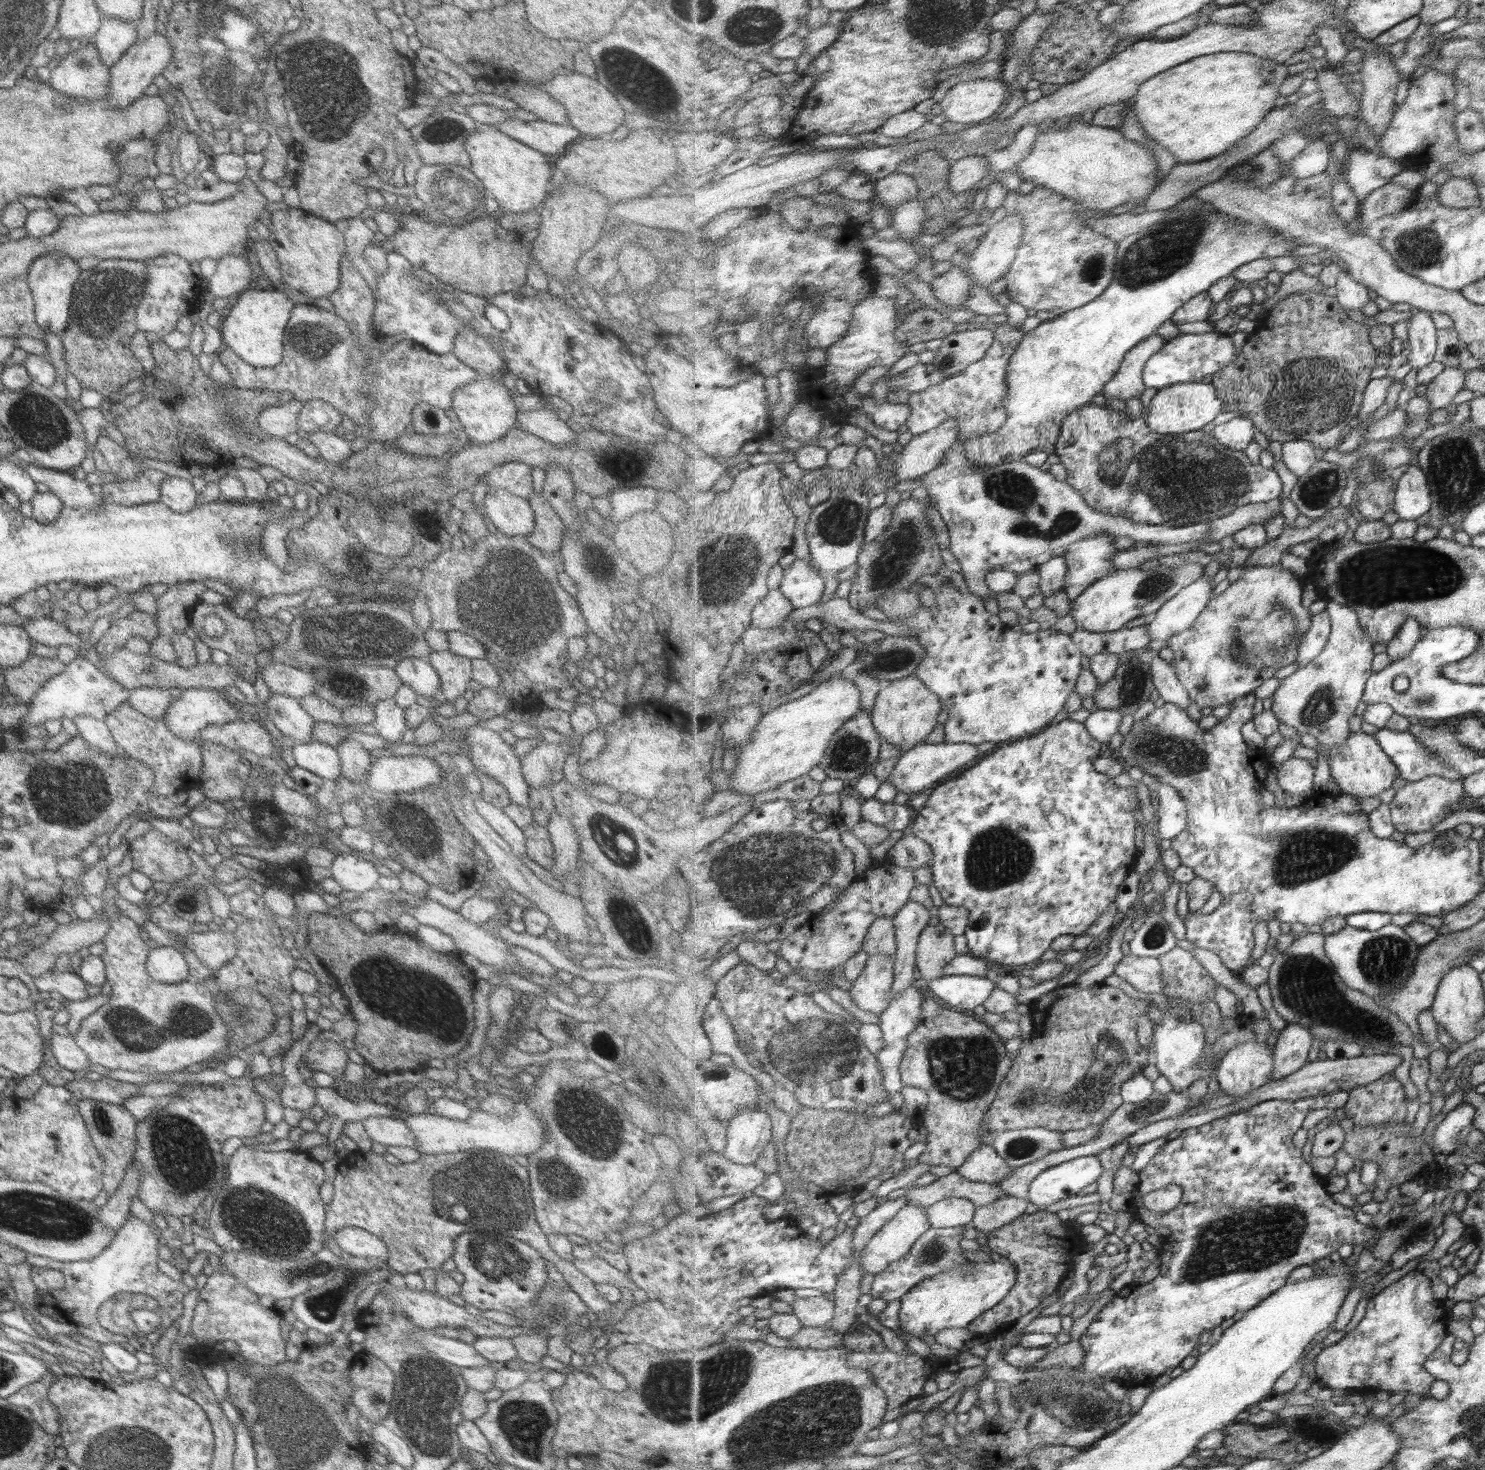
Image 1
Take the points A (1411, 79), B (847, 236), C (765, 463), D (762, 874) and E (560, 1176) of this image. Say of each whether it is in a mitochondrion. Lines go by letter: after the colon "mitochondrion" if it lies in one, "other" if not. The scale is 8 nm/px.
A: other
B: other
C: other
D: mitochondrion
E: mitochondrion

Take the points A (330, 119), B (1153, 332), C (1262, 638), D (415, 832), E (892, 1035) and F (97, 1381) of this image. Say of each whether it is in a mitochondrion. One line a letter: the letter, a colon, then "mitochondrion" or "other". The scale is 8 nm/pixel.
A: mitochondrion
B: other
C: mitochondrion
D: mitochondrion
E: other
F: other

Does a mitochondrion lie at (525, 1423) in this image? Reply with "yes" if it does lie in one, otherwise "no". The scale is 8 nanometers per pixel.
yes

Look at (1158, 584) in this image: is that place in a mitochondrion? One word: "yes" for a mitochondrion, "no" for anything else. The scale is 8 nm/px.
yes

